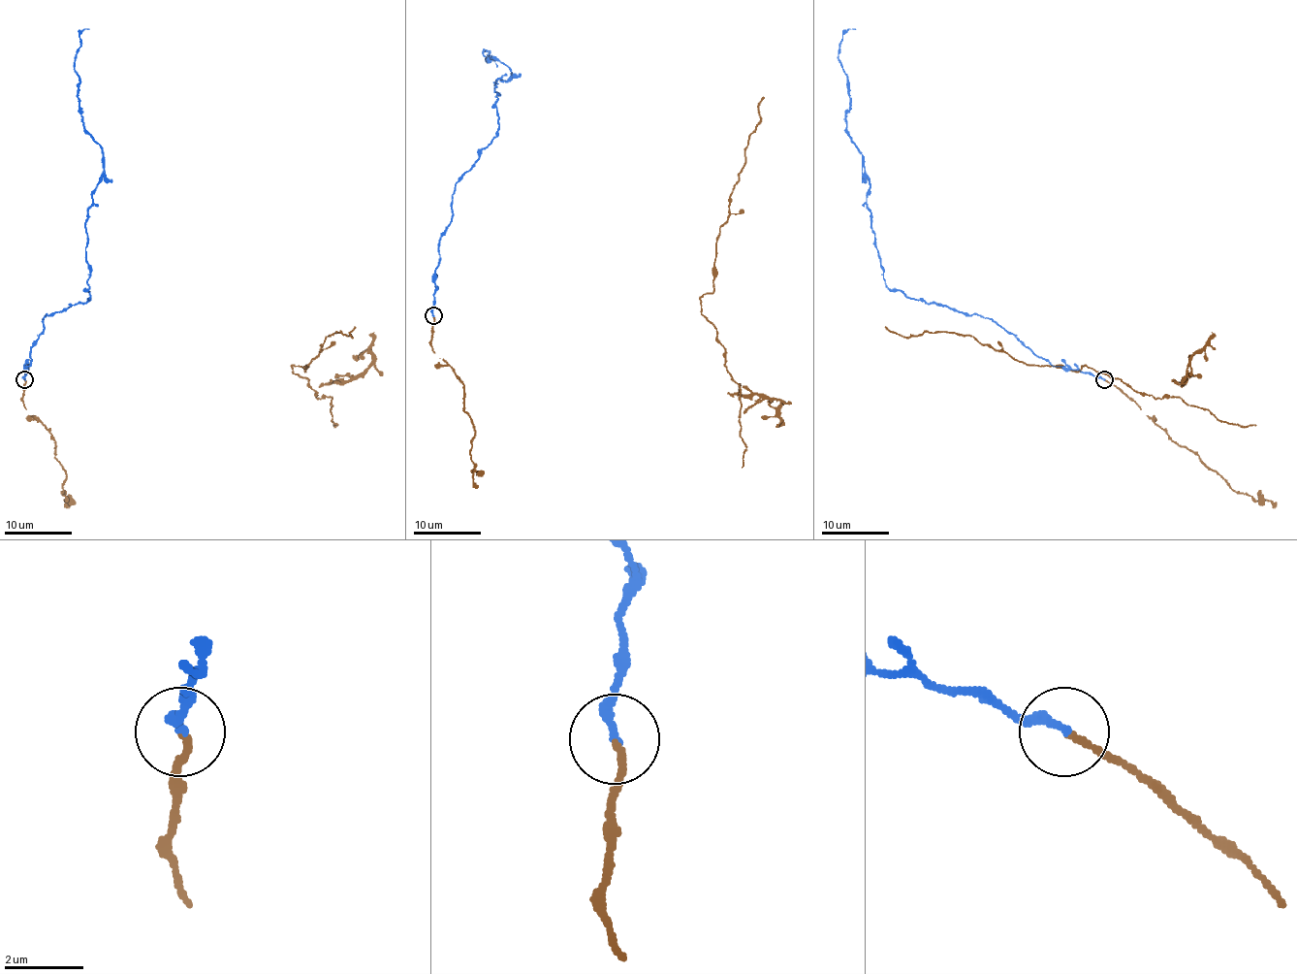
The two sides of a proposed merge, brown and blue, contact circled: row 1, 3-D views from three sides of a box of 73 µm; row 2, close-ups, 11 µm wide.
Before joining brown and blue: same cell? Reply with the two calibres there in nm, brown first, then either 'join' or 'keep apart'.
calibres 160 and 240 nm; join

